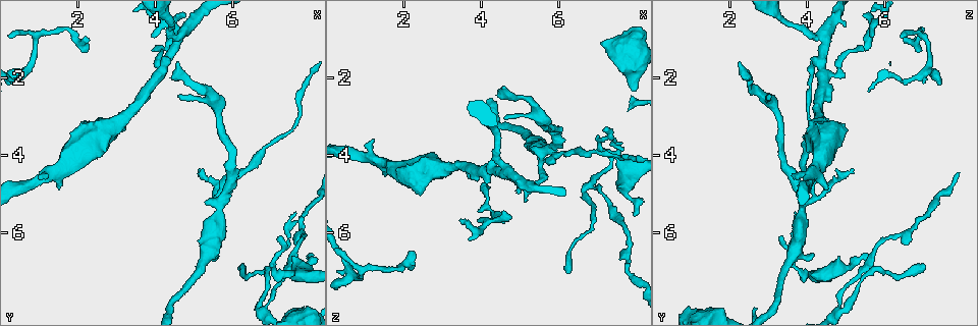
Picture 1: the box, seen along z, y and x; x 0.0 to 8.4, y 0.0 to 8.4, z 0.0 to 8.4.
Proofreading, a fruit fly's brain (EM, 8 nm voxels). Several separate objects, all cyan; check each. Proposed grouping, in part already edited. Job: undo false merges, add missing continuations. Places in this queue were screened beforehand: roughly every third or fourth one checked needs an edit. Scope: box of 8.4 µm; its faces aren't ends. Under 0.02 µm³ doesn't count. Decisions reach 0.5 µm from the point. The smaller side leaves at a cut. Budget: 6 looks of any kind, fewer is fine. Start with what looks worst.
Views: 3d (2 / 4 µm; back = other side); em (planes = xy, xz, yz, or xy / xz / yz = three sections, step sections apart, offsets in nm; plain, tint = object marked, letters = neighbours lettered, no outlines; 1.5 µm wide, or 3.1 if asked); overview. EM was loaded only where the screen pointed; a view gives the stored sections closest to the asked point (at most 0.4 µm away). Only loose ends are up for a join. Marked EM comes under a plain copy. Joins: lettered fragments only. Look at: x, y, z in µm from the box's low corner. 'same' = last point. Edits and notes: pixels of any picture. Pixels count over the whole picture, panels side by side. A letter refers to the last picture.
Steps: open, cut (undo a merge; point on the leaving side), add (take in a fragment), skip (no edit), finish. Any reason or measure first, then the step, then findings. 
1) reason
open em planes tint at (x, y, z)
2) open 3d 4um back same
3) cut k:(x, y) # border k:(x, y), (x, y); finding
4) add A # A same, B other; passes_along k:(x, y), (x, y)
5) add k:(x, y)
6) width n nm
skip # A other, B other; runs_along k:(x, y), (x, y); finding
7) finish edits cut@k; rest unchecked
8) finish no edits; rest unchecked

thin end
open 3d 4um back at (5.15, 4.40, 5.25)

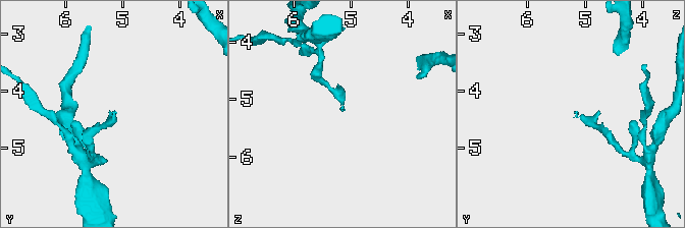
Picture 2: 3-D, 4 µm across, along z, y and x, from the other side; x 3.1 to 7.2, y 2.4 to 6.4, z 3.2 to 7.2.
shape alone is not enough
open em planes tint at (5.15, 4.45, 5.20)

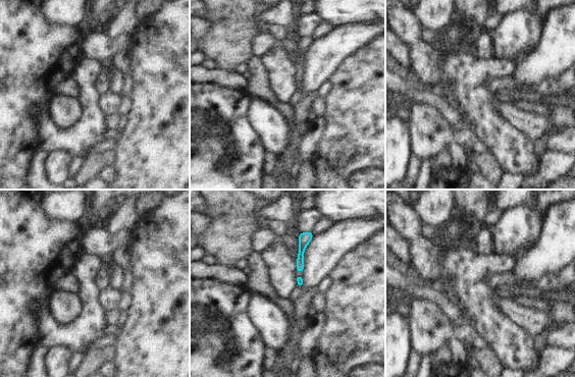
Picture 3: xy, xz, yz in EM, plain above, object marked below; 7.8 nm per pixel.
what lies round it
open em planes letters same

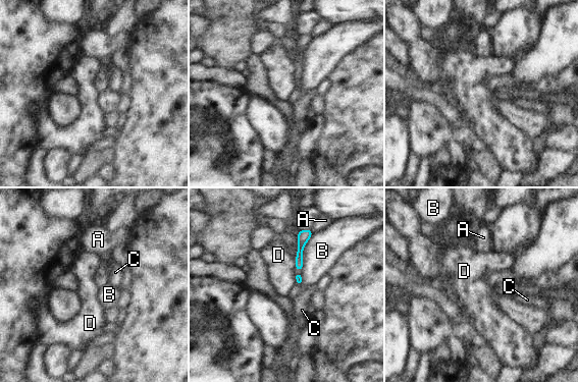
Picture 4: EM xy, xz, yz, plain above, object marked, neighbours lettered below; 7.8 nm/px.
skip # A other, B other, C other, D other; border 4:(294, 258), (296, 270); none of them fits

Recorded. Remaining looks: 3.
tapers out
open em xy step 4 letters at (6.20, 6.90, 7.05)

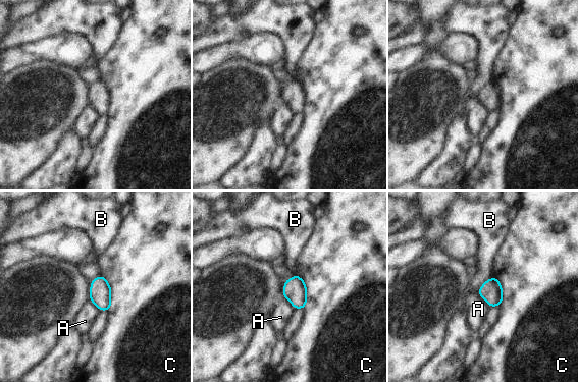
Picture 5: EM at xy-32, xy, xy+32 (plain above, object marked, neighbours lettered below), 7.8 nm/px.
cut it another way
open em planes letters same

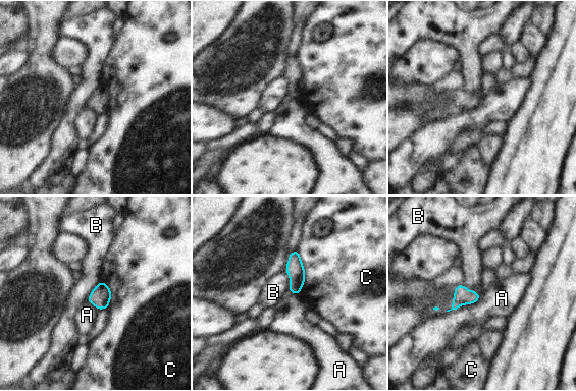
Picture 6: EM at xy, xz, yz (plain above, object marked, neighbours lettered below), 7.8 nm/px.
skip # A other, B other, C other; border 6:(480, 296), (447, 312); none of them fits

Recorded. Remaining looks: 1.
finish no edits; rest unchecked

